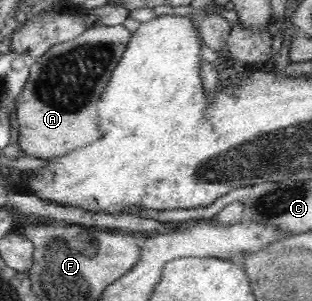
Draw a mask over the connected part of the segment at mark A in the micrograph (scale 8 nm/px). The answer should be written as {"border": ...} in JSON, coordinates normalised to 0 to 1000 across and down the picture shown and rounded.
{"border":[[[394,80],[304,83],[240,130],[160,156],[99,219],[93,262],[51,336],[58,482],[71,515],[183,528],[247,488],[279,488],[324,455],[311,342],[420,120]]]}

